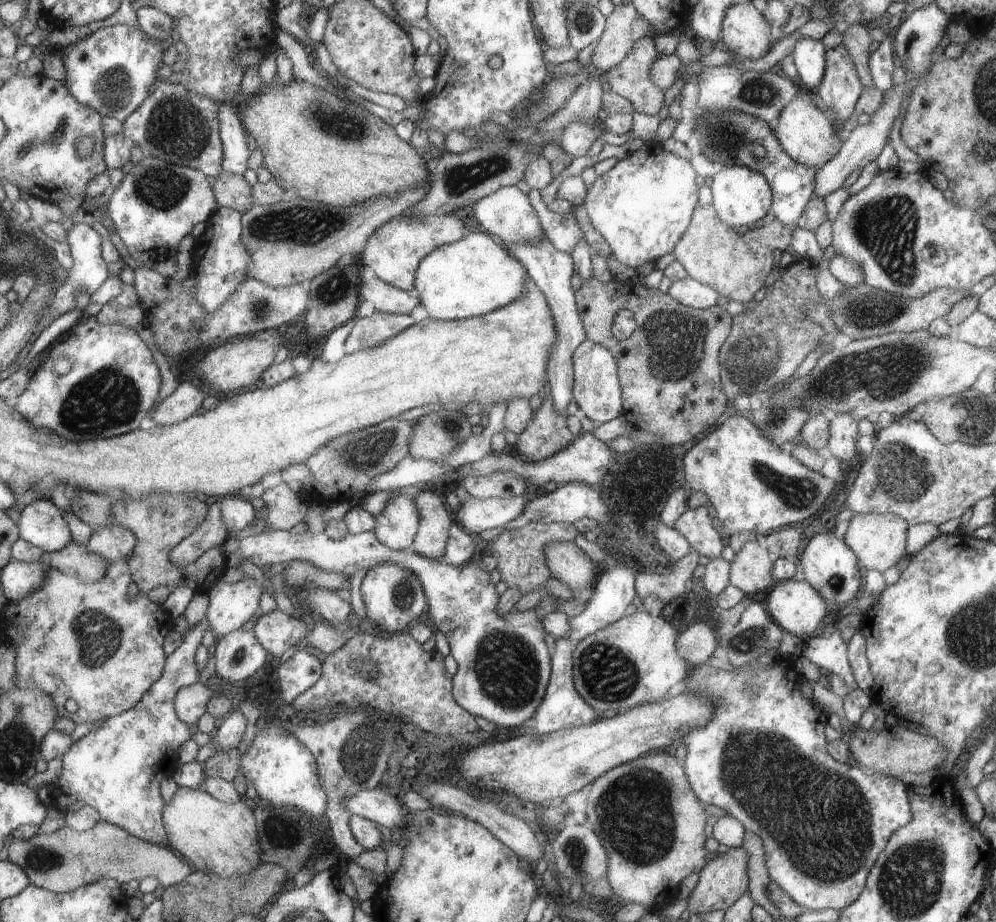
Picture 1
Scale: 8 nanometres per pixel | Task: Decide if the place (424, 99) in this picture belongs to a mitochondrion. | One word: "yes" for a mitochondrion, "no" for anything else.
no

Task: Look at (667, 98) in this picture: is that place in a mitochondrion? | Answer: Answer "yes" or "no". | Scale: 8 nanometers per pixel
no

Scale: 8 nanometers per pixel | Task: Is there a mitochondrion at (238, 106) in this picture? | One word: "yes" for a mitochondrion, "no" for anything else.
no

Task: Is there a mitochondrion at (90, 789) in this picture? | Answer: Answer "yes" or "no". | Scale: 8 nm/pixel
no

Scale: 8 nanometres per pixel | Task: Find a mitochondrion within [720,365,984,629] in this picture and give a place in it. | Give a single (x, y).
(906, 475)

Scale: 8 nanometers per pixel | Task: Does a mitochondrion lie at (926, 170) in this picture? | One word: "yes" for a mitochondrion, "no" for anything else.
no

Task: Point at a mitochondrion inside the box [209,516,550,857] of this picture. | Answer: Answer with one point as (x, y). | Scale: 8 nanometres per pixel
(507, 666)

